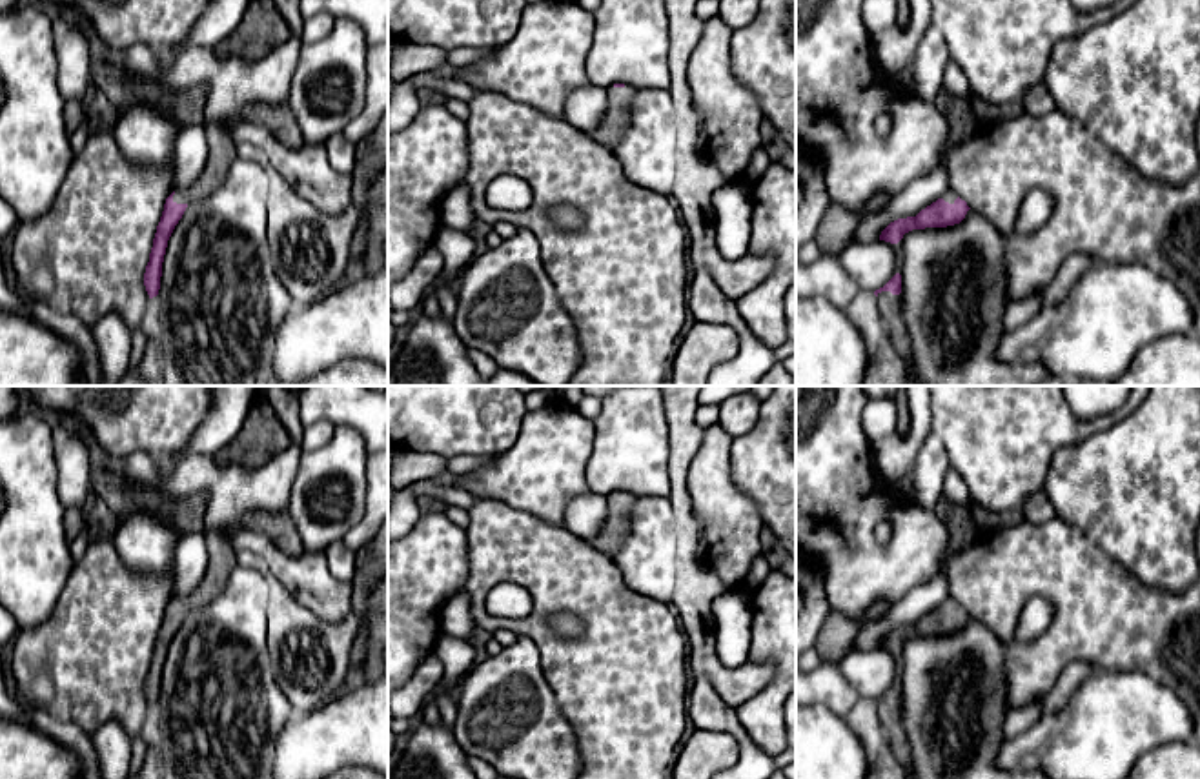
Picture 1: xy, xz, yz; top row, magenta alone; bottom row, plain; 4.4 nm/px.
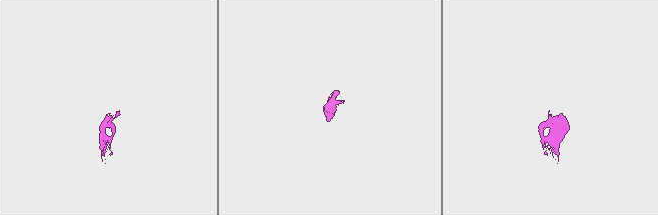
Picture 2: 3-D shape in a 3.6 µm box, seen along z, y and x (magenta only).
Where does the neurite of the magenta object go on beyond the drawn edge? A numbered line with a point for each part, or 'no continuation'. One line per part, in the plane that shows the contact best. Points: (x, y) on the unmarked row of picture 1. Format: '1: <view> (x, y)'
1: xy (279, 526)
2: yz (891, 716)

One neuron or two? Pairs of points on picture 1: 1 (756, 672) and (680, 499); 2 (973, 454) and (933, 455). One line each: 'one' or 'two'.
1: one
2: two

